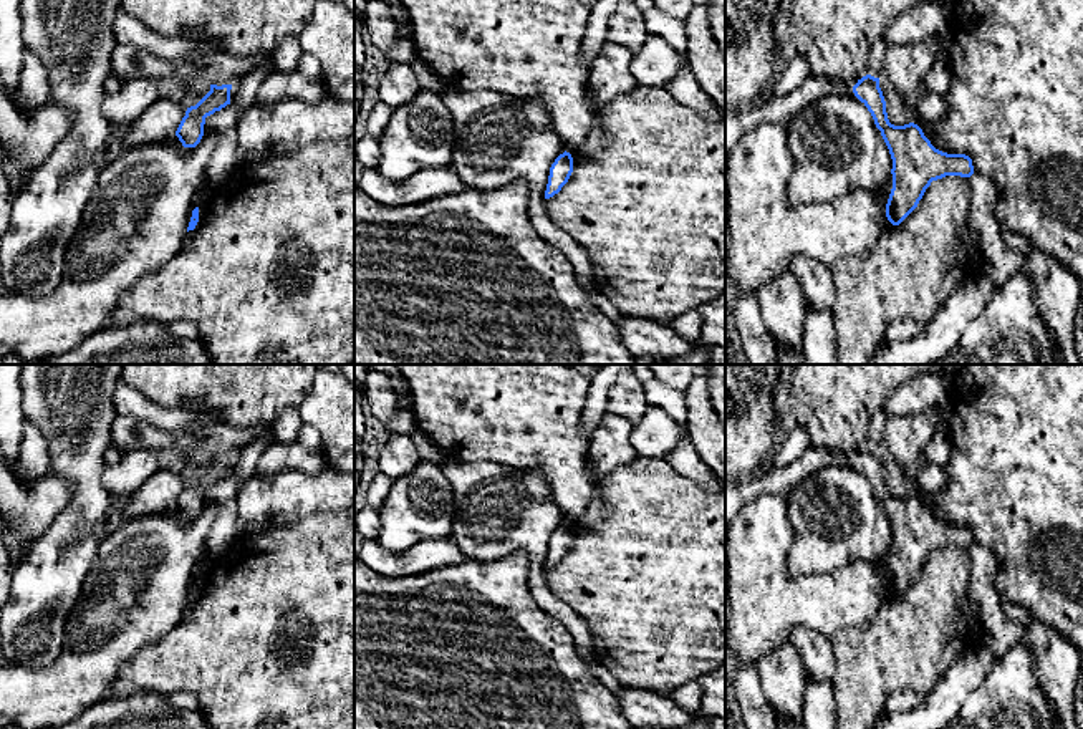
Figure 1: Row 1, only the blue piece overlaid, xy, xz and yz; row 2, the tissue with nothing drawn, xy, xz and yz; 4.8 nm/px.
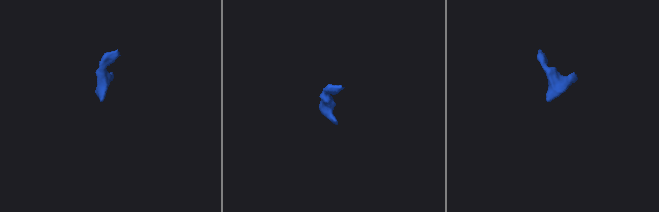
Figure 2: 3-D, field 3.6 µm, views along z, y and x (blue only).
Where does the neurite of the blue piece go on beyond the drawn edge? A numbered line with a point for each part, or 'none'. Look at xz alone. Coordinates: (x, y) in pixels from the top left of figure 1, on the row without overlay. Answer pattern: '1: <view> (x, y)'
none

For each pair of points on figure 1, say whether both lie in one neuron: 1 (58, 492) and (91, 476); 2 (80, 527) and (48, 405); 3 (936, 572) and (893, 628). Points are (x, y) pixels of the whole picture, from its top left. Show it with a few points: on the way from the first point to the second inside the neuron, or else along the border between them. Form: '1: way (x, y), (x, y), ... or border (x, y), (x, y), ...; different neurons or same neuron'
1: border (48, 469), (72, 487), (70, 502), (53, 521); different neurons
2: way (83, 497), (83, 466), (77, 454), (77, 434); same neuron
3: way (936, 585), (906, 615); same neuron

